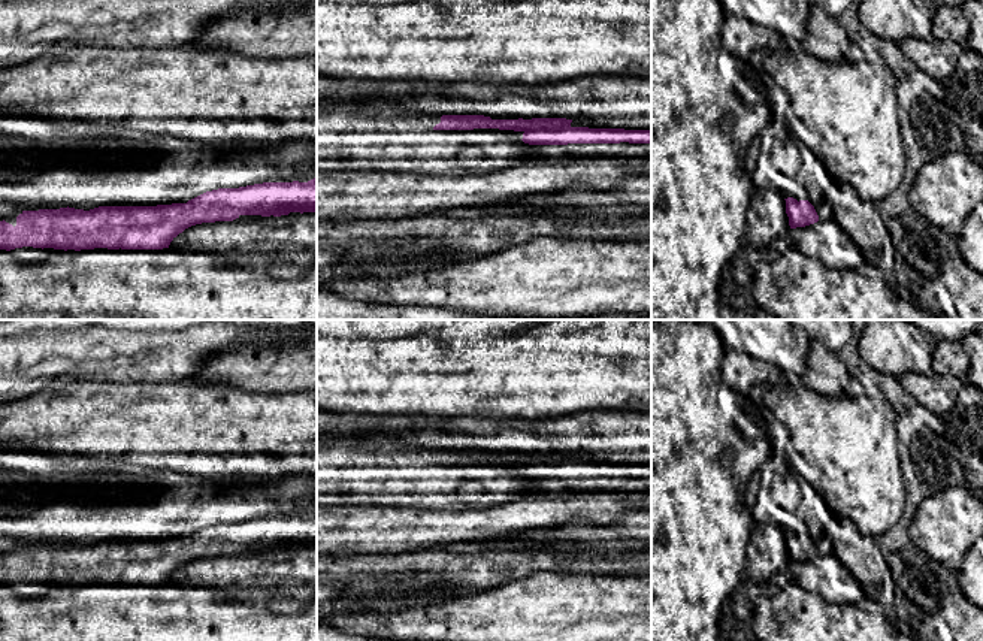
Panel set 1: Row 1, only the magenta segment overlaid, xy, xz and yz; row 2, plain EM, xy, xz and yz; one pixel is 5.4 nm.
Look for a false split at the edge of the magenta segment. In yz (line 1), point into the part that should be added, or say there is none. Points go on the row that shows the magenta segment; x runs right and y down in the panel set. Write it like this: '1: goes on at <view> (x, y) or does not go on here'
1: does not go on here

